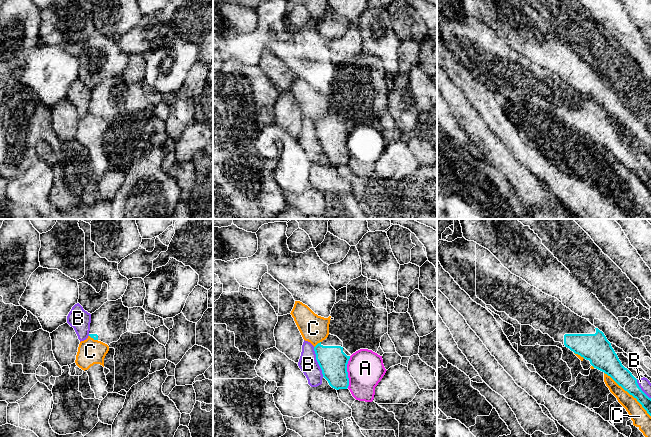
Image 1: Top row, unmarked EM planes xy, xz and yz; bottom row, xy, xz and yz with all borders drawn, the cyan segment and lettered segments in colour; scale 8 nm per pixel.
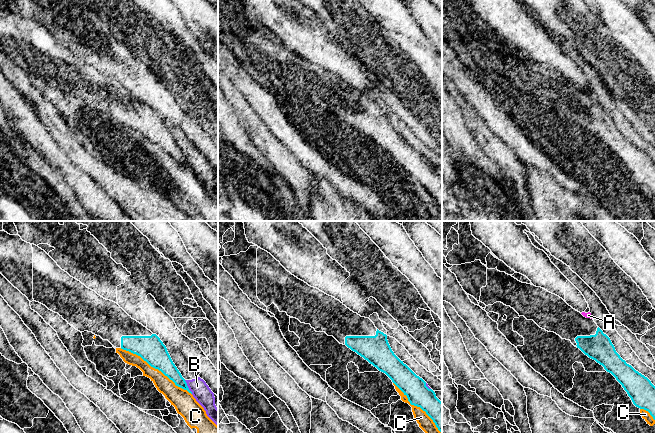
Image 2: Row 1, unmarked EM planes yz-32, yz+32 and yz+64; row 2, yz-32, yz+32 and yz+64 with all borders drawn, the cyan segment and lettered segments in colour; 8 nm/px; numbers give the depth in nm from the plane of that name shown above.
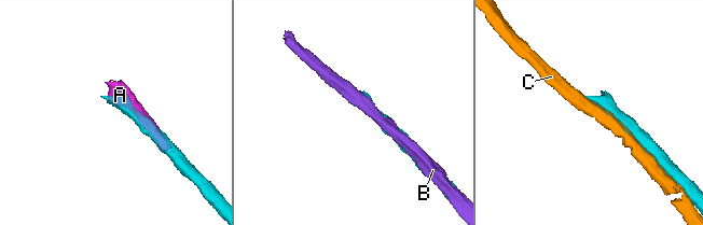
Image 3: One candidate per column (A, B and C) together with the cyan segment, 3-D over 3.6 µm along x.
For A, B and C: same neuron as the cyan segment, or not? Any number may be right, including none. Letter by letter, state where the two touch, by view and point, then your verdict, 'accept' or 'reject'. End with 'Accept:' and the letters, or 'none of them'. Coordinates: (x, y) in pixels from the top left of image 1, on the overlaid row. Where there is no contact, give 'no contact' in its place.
A: meets cyan in xz at (347, 372); reject
B: meets cyan in xz at (317, 361); reject
C: meets cyan in yz at (629, 393); reject
Accept: none of them

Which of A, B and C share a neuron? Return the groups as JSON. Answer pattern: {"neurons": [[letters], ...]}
{"neurons": [["A"], ["B"], ["C"]]}

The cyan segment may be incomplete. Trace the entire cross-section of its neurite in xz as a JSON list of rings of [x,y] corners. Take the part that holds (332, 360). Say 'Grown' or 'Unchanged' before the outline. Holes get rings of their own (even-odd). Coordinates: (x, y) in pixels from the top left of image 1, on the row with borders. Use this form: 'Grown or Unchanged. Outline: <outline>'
Grown. Outline: [[[329,334],[314,347],[314,351],[323,377],[329,385],[336,390],[347,389],[347,364],[351,354],[343,347],[343,342],[337,336]]]

